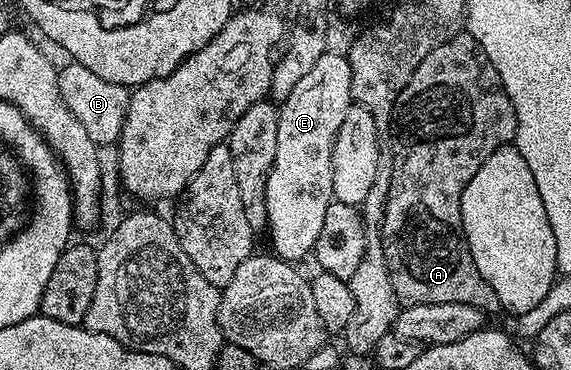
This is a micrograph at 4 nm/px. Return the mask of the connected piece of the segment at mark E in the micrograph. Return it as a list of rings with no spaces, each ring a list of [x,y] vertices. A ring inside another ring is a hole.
[[[325,50],[318,62],[294,86],[294,90],[279,105],[278,111],[278,154],[274,158],[274,166],[266,182],[264,205],[268,211],[267,231],[272,231],[271,251],[280,259],[289,262],[300,262],[304,255],[311,253],[316,247],[319,234],[322,232],[326,210],[334,201],[334,142],[338,138],[338,130],[346,118],[349,108],[353,107],[351,84],[351,62],[342,51]]]

